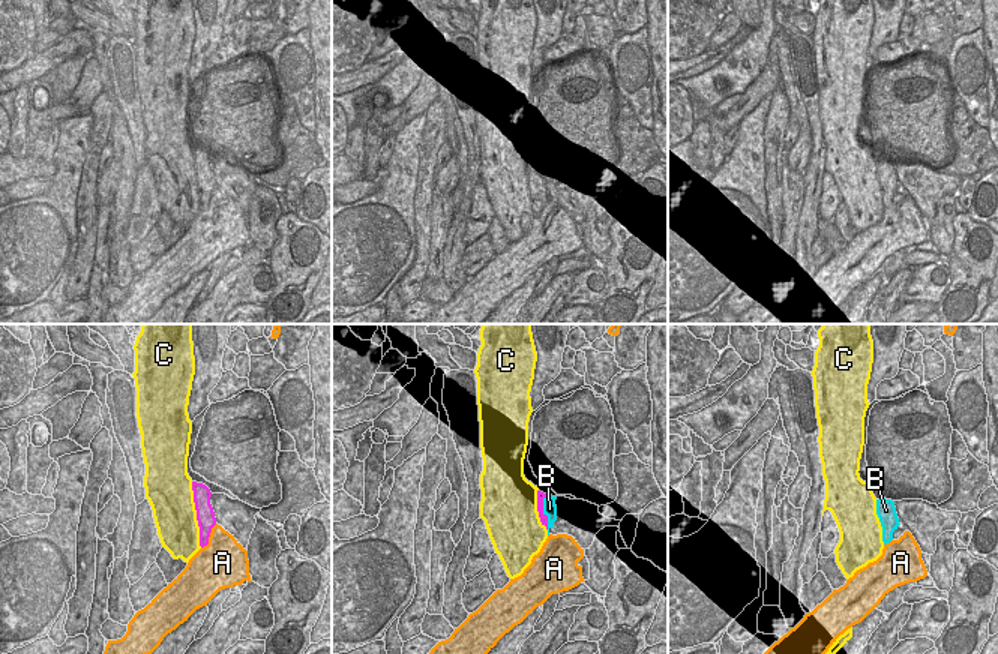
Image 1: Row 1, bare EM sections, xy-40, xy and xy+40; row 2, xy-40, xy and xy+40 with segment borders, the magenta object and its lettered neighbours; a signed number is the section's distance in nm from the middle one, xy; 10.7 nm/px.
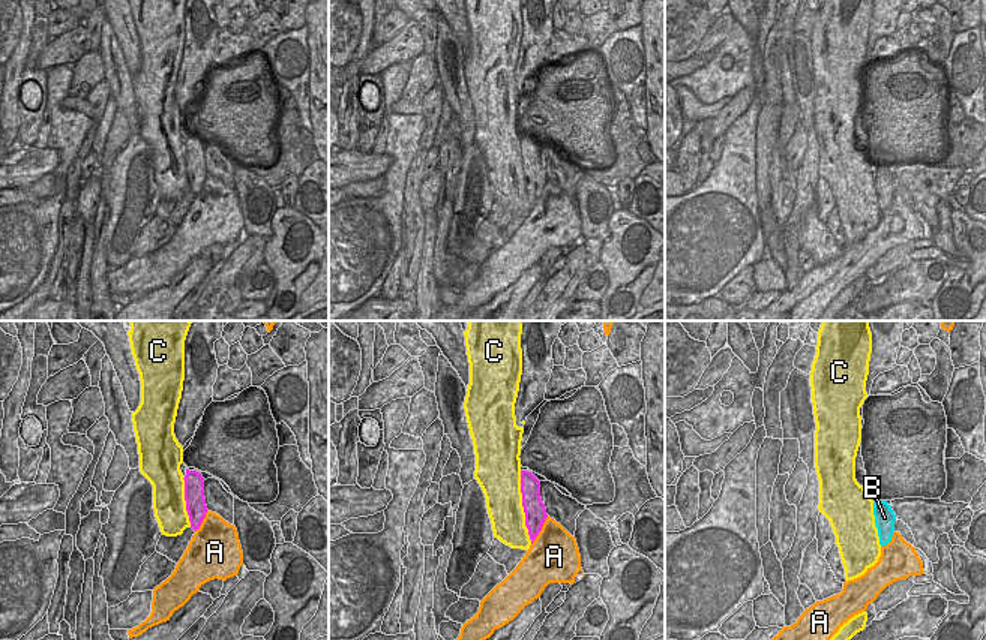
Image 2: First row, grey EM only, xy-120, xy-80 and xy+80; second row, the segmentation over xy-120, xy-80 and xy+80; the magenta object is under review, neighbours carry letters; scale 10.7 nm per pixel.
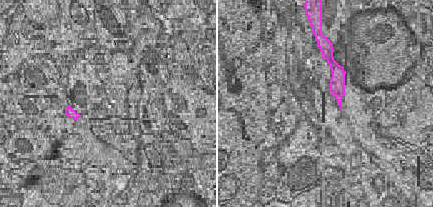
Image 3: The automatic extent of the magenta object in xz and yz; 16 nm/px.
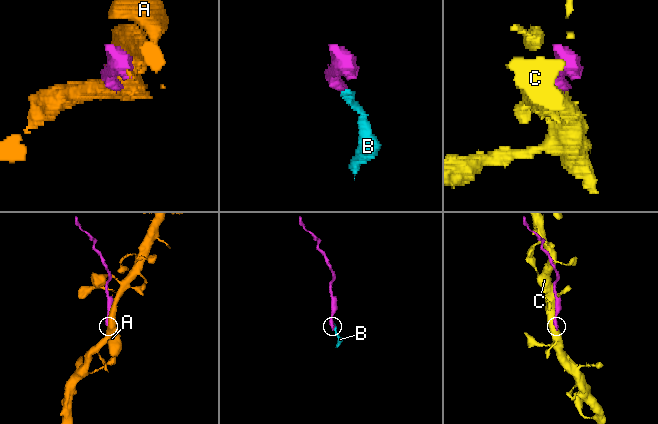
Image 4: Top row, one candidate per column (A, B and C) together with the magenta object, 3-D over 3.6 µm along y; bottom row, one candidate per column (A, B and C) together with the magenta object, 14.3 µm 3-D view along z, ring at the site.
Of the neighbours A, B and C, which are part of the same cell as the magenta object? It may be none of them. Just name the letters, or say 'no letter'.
B

